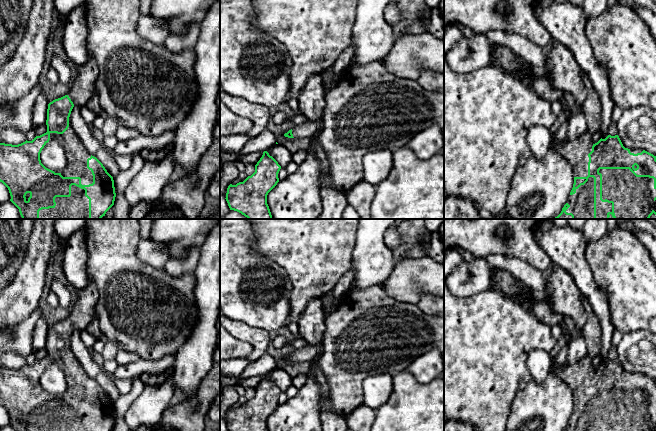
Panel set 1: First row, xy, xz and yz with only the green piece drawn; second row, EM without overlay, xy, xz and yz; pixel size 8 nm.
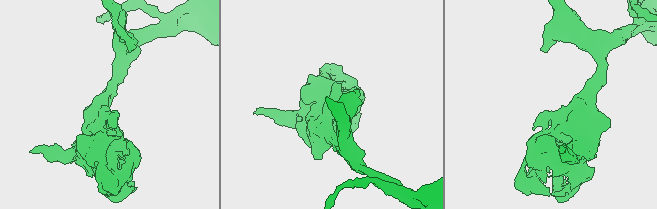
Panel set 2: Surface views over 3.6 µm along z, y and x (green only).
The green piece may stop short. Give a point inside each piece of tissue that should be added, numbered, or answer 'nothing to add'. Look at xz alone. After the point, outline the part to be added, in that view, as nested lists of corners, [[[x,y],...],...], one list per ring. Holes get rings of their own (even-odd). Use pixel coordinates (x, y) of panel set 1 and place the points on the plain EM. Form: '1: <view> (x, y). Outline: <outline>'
1: xz (307, 353). Outline: [[[307,344],[306,346],[300,349],[294,350],[292,352],[292,358],[293,361],[295,362],[303,362],[303,361],[311,362],[318,353],[319,353],[318,347],[311,344]]]

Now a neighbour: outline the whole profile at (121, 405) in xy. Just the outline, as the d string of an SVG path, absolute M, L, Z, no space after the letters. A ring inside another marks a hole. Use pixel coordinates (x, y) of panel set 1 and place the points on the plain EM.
M137 376L133 379L131 390L113 402L116 418L124 417L126 411L133 401L142 393L144 387L145 384L141 381L140 376Z

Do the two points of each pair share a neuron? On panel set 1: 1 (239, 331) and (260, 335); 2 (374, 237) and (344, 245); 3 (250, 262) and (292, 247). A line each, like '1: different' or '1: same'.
1: same
2: different
3: different

